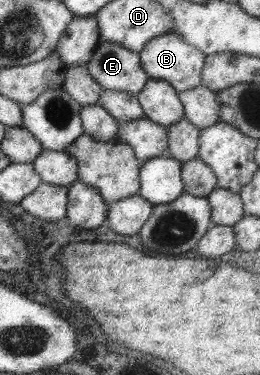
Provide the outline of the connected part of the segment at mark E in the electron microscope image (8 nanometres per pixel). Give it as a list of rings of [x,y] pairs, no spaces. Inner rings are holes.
[[[100,42],[84,65],[102,90],[137,94],[150,79],[141,68],[139,53],[112,42]]]

